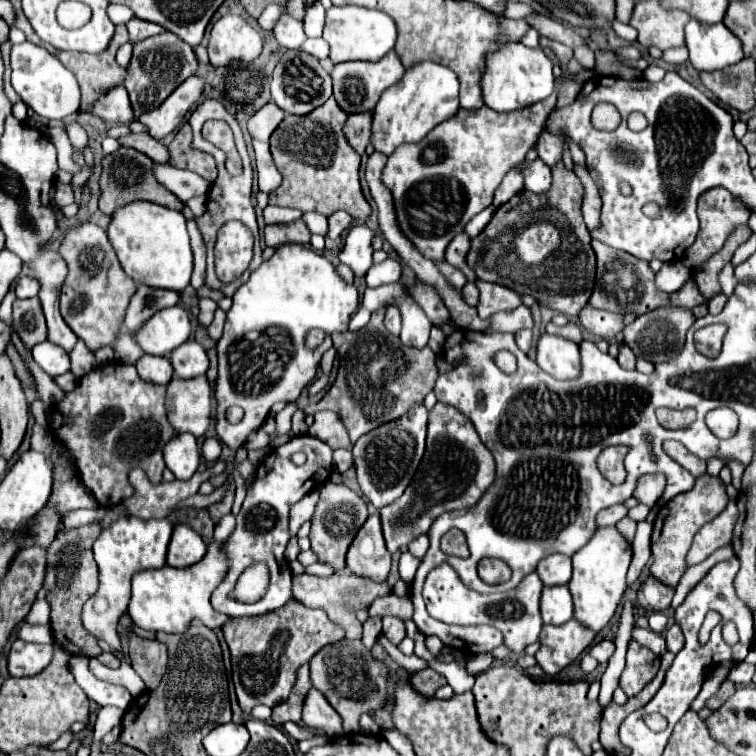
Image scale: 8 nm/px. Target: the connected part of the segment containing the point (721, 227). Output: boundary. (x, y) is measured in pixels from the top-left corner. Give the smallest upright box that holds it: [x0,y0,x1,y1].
[682,187,750,269]

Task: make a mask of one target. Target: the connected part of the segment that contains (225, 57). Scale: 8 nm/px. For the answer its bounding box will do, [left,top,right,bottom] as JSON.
[208,15,262,67]

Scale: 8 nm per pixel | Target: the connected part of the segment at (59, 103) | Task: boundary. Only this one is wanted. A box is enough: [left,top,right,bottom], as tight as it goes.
[12,41,80,119]

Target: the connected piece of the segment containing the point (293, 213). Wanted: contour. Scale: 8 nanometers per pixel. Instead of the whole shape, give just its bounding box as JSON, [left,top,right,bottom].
[264,205,302,223]

